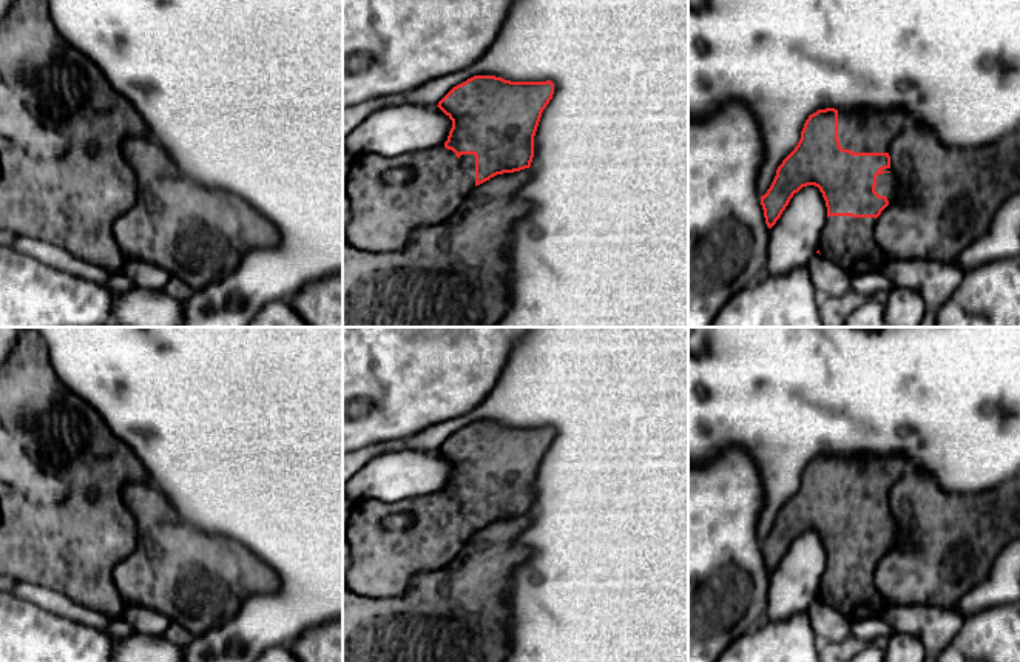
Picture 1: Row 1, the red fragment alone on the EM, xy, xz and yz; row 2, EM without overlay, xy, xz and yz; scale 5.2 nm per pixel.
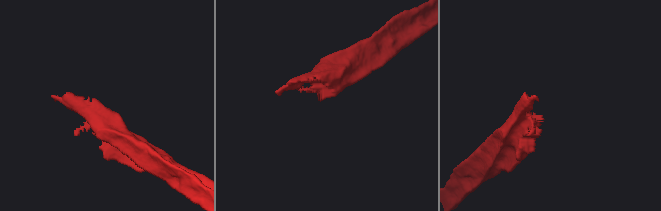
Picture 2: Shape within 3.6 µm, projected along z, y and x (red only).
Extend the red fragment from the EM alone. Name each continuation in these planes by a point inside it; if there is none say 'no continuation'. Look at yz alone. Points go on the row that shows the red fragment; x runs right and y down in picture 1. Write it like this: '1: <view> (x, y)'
1: yz (858, 130)

